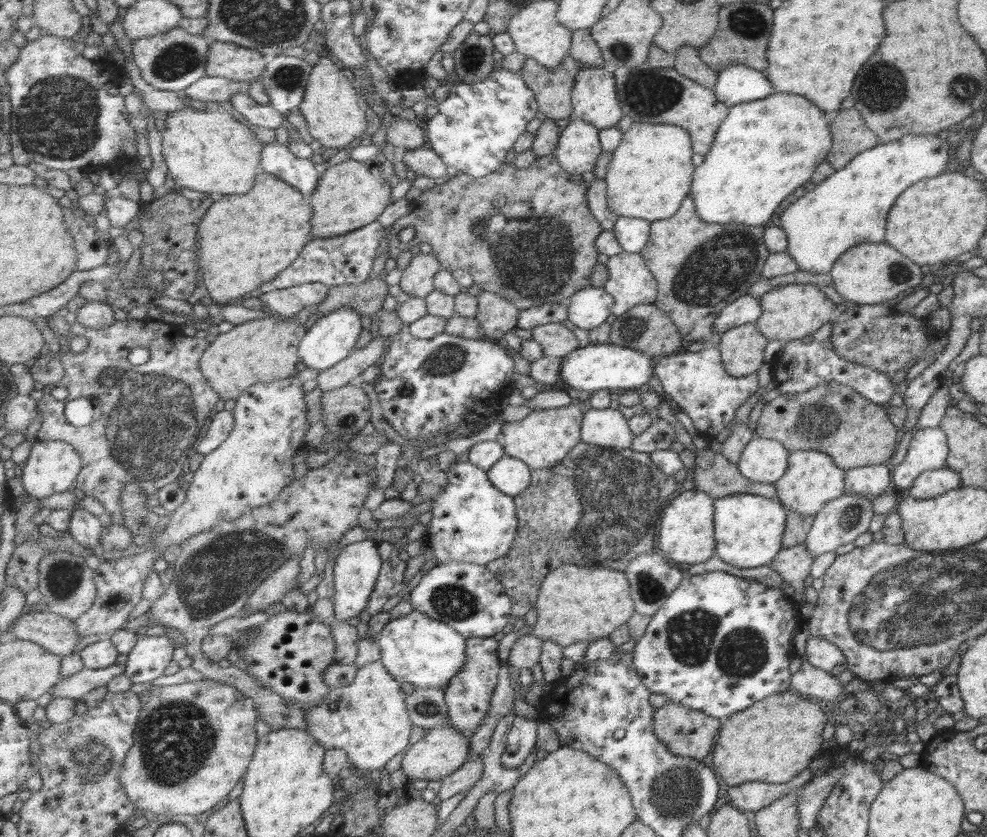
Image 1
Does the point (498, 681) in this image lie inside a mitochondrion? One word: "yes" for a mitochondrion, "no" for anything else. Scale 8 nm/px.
no

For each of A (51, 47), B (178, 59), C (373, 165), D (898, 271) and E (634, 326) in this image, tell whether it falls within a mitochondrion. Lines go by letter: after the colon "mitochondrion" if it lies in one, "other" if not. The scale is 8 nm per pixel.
A: other
B: mitochondrion
C: other
D: mitochondrion
E: mitochondrion

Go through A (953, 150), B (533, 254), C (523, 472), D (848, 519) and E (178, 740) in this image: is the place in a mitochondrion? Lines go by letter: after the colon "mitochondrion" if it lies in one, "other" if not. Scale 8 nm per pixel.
A: other
B: mitochondrion
C: other
D: mitochondrion
E: mitochondrion

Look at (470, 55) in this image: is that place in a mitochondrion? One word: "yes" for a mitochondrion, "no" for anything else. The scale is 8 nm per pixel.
yes

